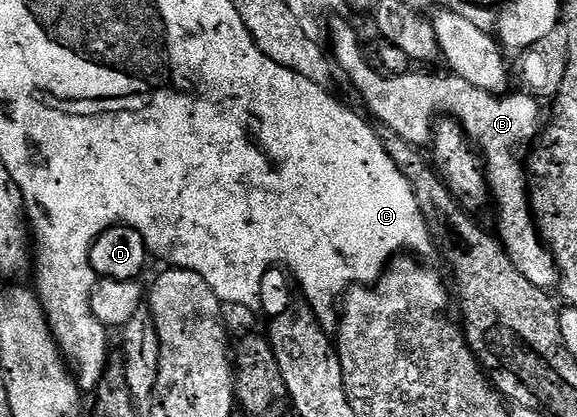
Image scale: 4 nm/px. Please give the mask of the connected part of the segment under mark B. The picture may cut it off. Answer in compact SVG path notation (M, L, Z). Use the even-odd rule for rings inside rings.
M334 17L330 23L330 47L333 62L350 78L352 86L358 90L360 98L366 102L366 107L379 119L385 130L392 133L400 133L404 141L413 143L415 147L422 149L431 142L432 132L440 117L449 117L458 120L458 123L466 131L466 136L471 143L478 148L485 164L488 182L490 184L490 194L493 206L498 206L498 231L496 238L502 243L502 248L508 253L512 265L532 281L532 285L543 289L550 289L559 282L560 272L554 263L553 254L542 242L537 227L534 225L534 212L530 209L530 192L528 190L528 175L524 170L524 163L518 160L518 147L522 147L526 142L537 140L544 127L542 119L542 107L537 98L530 93L507 93L505 95L493 95L484 89L476 89L476 85L468 85L464 77L453 73L442 75L414 75L407 73L401 77L387 77L373 62L366 60L366 51L362 48L362 43L358 40L358 31L346 20L346 17Z

